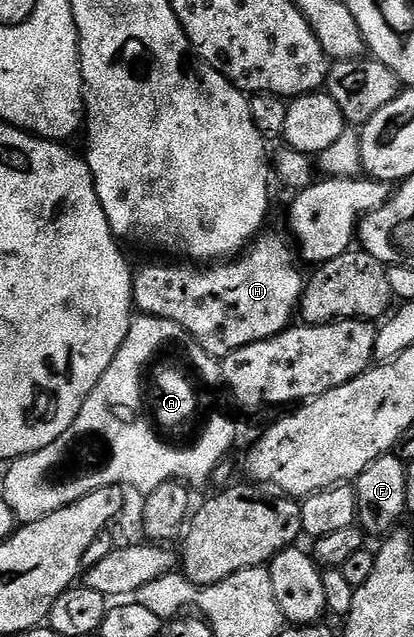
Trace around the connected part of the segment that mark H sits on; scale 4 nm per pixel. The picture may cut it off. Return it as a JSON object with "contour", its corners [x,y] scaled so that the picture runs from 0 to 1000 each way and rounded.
{"contour":[[[633,361],[609,386],[551,410],[498,419],[447,410],[355,414],[321,435],[324,484],[345,495],[423,504],[527,567],[568,554],[568,548],[698,518],[737,465],[742,432],[727,427],[710,389],[688,383],[674,364],[650,361]]]}

